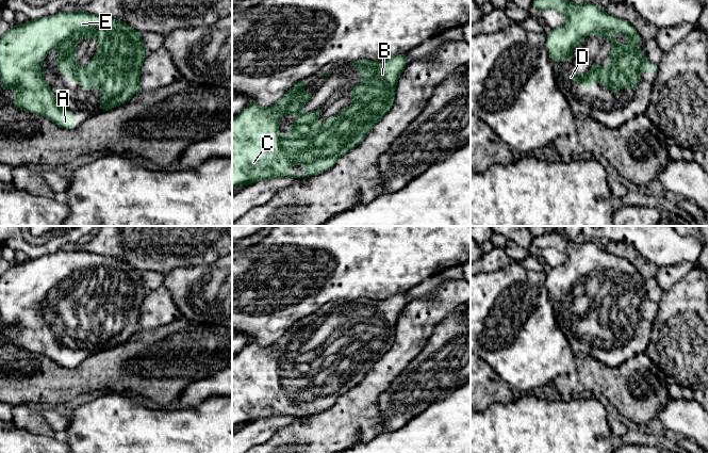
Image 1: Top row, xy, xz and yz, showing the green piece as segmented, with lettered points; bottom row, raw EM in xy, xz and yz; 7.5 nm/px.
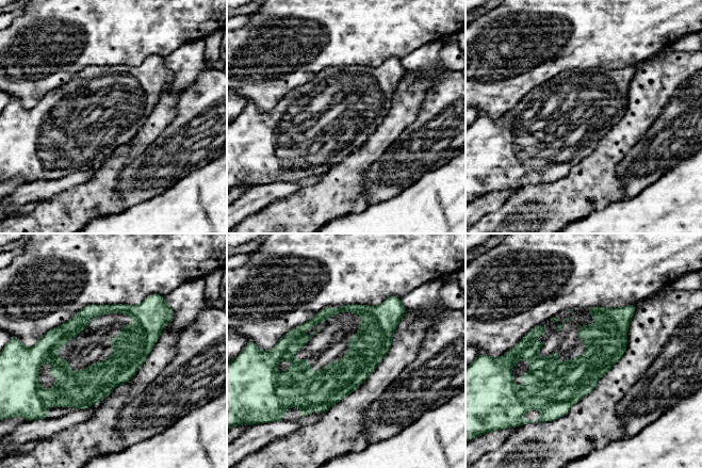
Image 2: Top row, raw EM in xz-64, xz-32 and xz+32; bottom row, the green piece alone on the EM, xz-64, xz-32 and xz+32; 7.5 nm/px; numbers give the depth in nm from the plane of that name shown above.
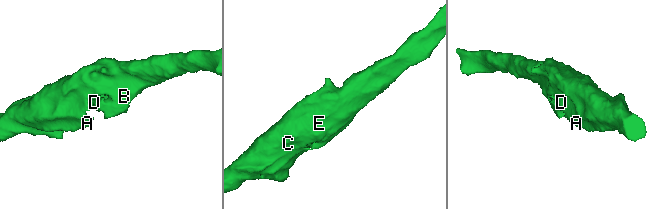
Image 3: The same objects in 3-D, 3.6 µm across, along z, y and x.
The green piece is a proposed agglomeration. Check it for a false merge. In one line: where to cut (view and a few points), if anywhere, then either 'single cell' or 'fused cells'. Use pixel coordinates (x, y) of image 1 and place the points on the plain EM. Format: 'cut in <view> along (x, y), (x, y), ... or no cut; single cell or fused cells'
no cut; single cell

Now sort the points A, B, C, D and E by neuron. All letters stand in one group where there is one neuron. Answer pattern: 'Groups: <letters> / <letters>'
Groups: A B C D E

